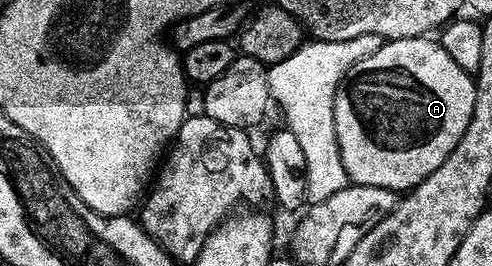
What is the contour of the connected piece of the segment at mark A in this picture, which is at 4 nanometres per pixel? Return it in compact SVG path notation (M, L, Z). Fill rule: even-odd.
M421 37L418 39L393 39L386 41L370 57L358 61L340 79L340 84L336 86L334 93L334 129L331 134L336 136L336 144L342 157L342 165L346 169L349 180L358 185L378 185L382 189L390 189L397 193L407 193L413 187L417 187L458 145L458 141L466 133L466 125L470 125L470 117L474 113L474 101L476 100L476 80L471 74L464 72L458 67L457 62L446 53L446 49L432 37Z

